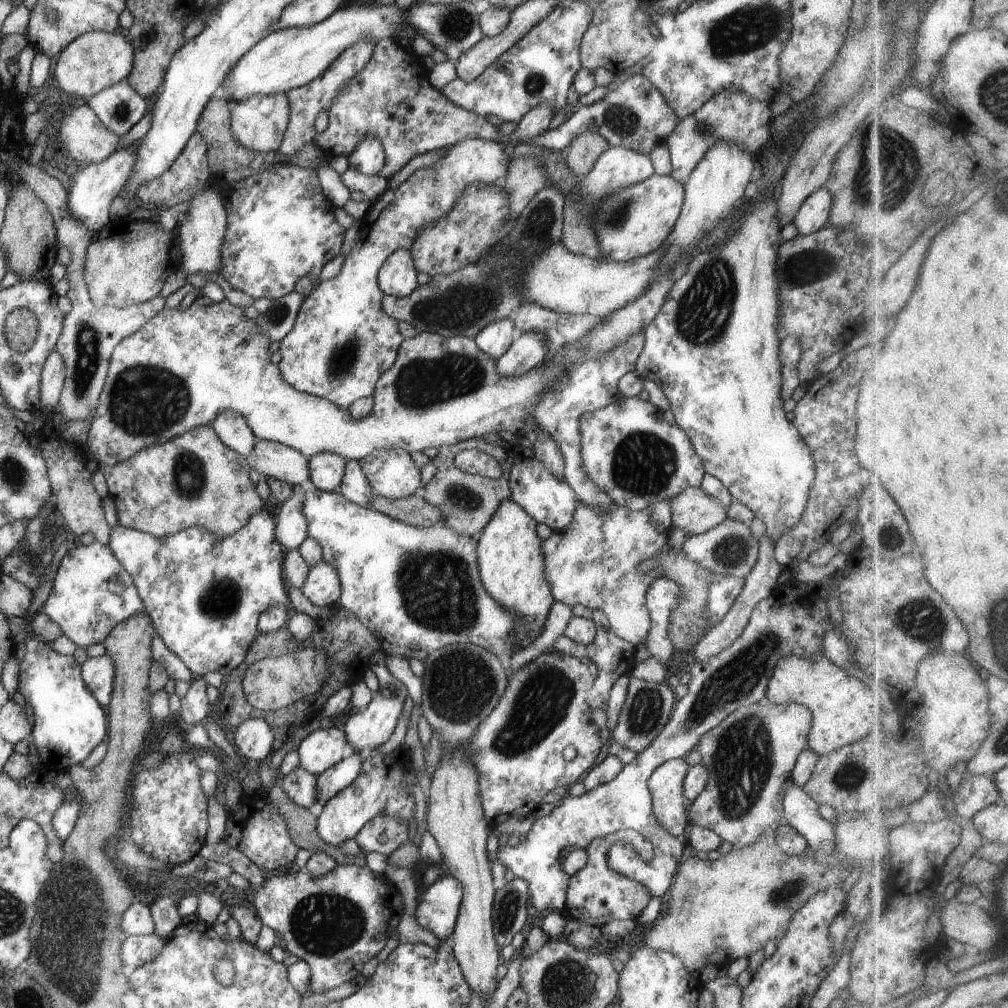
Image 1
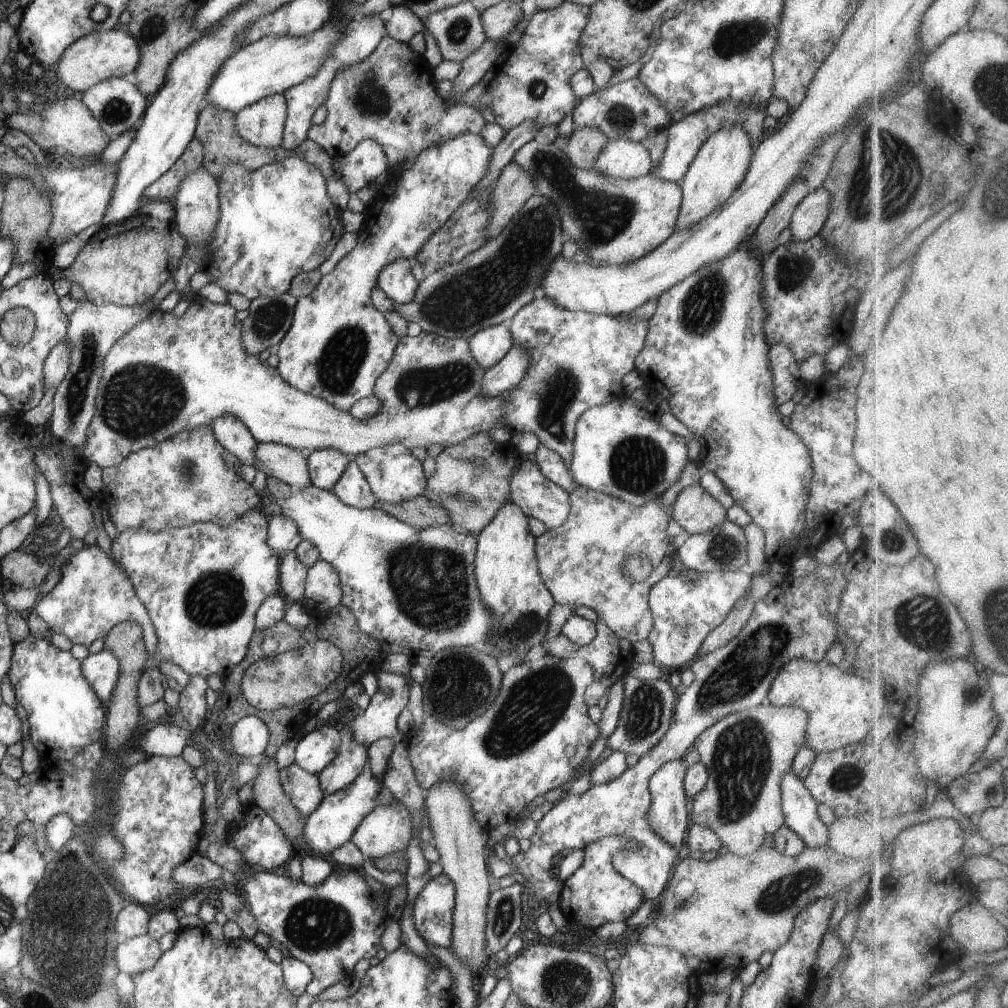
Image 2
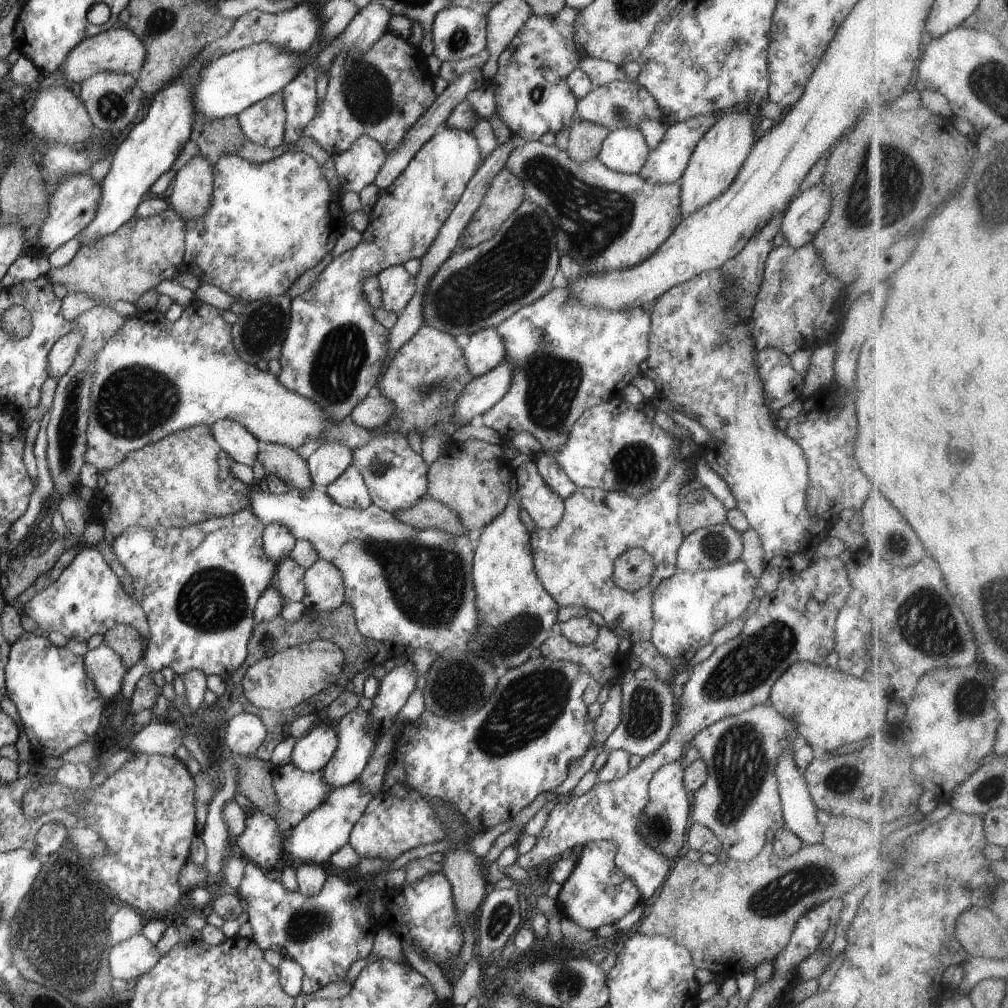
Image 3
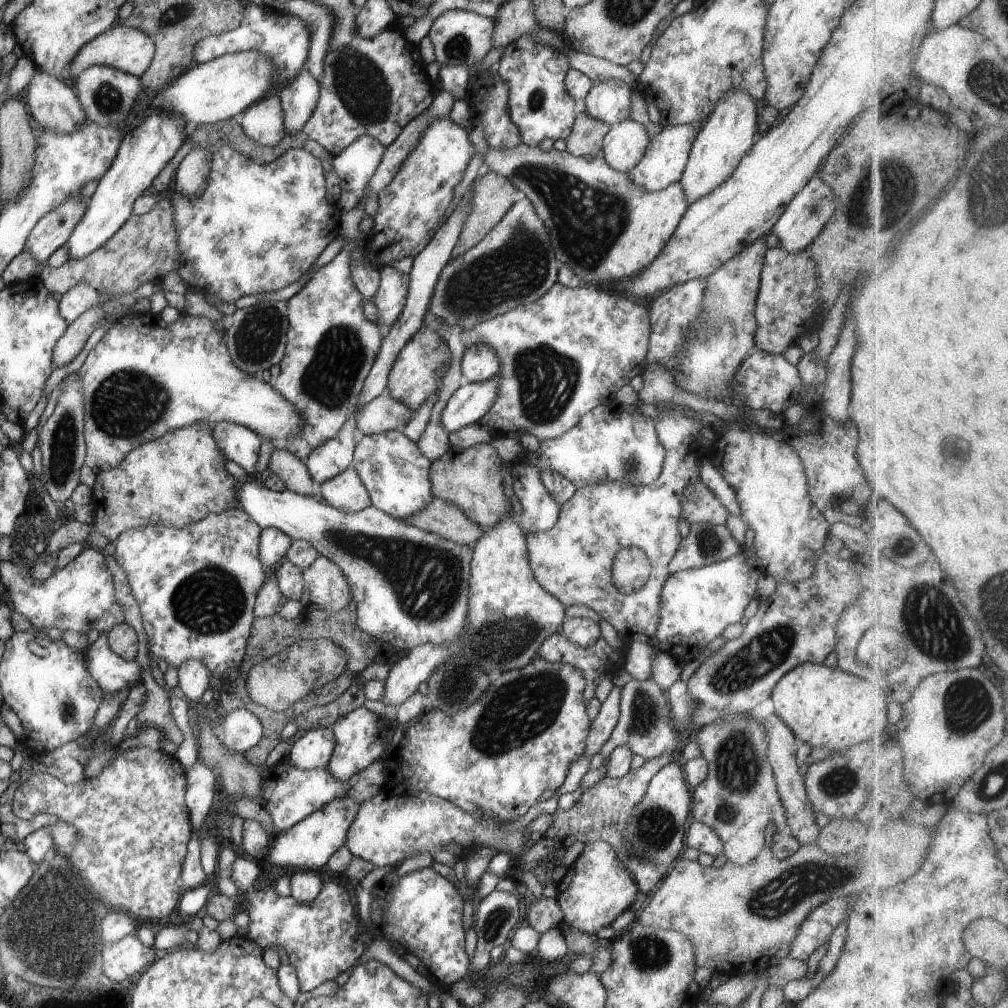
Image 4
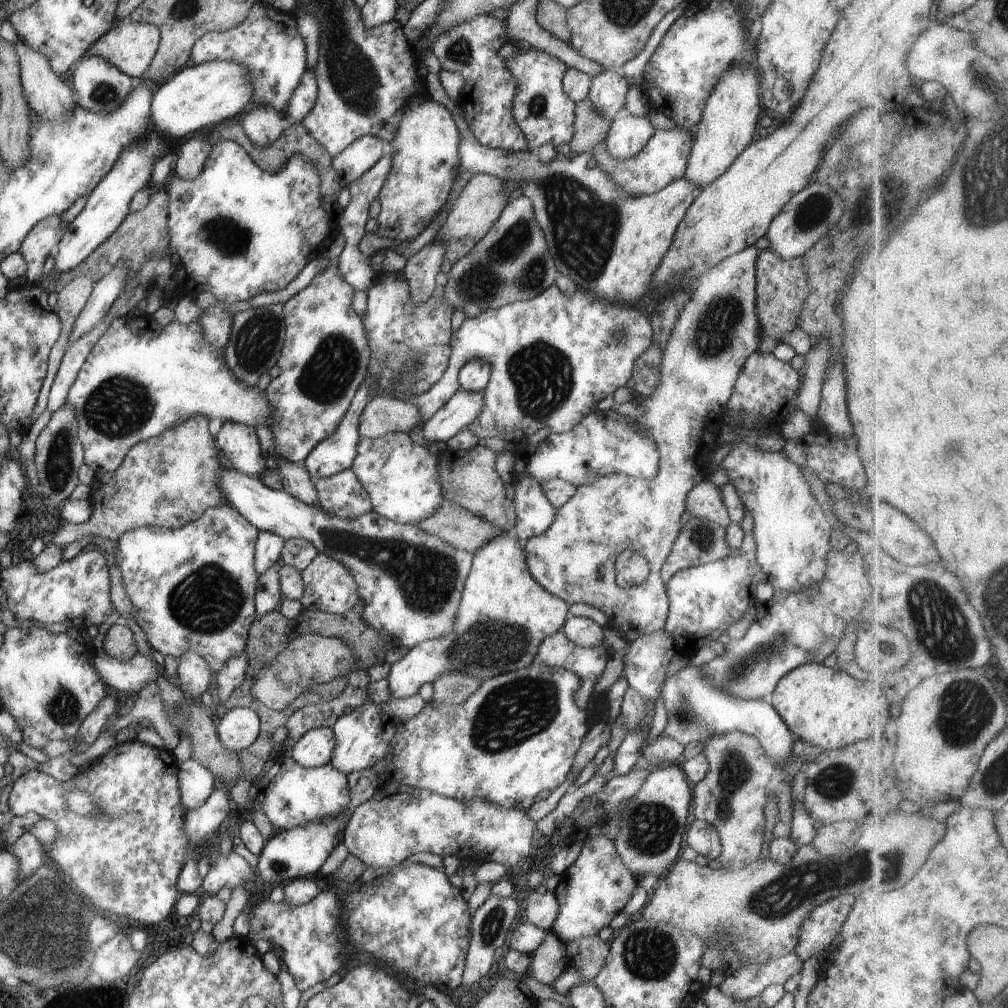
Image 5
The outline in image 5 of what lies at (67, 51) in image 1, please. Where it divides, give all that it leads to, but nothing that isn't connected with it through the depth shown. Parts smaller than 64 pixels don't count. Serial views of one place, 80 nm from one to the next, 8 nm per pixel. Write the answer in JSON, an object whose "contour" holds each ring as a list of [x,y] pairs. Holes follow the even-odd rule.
{"contour":[[[130,19],[118,20],[116,24],[105,32],[90,48],[85,56],[97,56],[107,60],[120,69],[120,72],[131,77],[142,78],[153,61],[160,40],[158,28],[146,23],[132,22]]]}

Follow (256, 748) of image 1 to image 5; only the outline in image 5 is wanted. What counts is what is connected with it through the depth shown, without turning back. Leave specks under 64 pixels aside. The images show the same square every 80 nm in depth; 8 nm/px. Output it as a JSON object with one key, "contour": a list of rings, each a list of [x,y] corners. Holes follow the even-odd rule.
{"contour":[[[245,707],[228,710],[224,716],[216,719],[216,725],[220,742],[237,753],[248,748],[261,731],[259,716]]]}

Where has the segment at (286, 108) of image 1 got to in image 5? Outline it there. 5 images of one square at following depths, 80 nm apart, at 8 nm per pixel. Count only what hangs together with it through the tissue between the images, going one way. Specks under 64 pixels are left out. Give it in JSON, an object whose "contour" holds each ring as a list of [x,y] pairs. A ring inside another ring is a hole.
{"contour":[[[272,105],[250,106],[241,125],[254,144],[267,147],[283,135],[287,126],[284,118],[283,112]]]}

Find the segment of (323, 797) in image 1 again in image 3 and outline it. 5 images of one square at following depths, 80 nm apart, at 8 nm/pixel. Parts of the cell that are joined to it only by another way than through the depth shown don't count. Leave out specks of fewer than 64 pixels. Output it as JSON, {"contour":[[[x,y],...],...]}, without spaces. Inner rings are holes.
{"contour":[[[360,708],[351,710],[338,721],[338,726],[335,728],[339,736],[338,748],[332,755],[330,762],[320,770],[325,783],[329,784],[332,789],[348,786],[348,784],[359,778],[362,770],[366,768],[366,764],[368,764],[380,736],[378,731],[372,731],[369,728],[369,722],[371,721],[369,712]]]}

